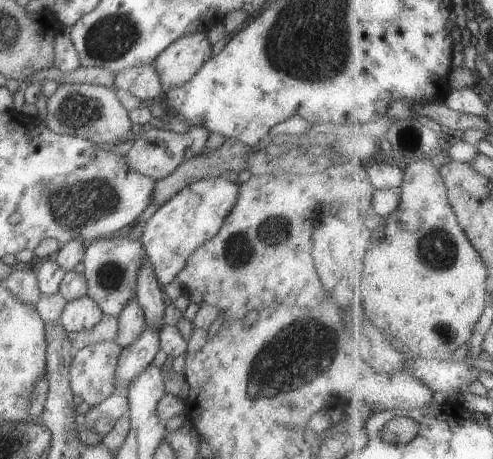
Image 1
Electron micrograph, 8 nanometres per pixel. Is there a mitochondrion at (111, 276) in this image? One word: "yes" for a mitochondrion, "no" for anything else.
yes

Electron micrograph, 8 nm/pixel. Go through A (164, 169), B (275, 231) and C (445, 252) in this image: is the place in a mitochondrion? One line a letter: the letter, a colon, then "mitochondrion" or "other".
A: other
B: mitochondrion
C: mitochondrion

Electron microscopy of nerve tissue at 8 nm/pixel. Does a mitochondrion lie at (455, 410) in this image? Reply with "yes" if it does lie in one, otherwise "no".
no

